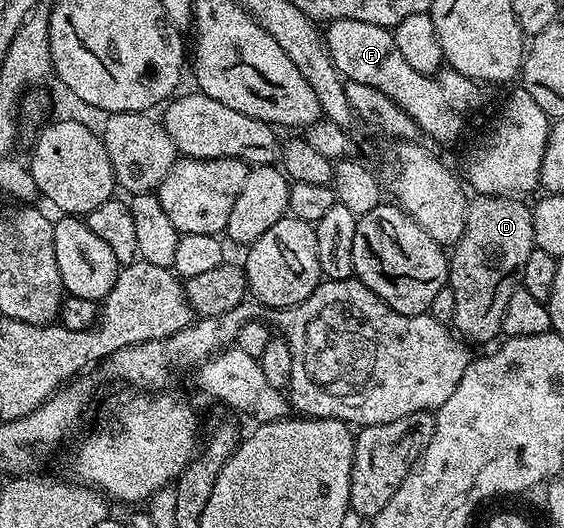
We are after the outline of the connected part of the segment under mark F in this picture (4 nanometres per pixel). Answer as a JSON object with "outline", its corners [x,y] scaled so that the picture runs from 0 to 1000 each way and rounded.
{"outline":[[[599,38],[580,44],[573,68],[574,83],[582,89],[582,110],[605,150],[635,159],[656,159],[656,167],[684,174],[684,182],[691,182],[691,189],[699,189],[699,197],[706,197],[706,205],[713,205],[713,212],[720,212],[720,220],[727,220],[727,227],[734,227],[734,235],[741,235],[768,271],[805,267],[828,242],[828,223],[858,193],[860,165],[837,148],[819,144],[805,131],[782,129],[771,140],[750,140],[727,129],[713,98],[706,98],[700,63],[686,49],[649,45],[649,38]]]}

